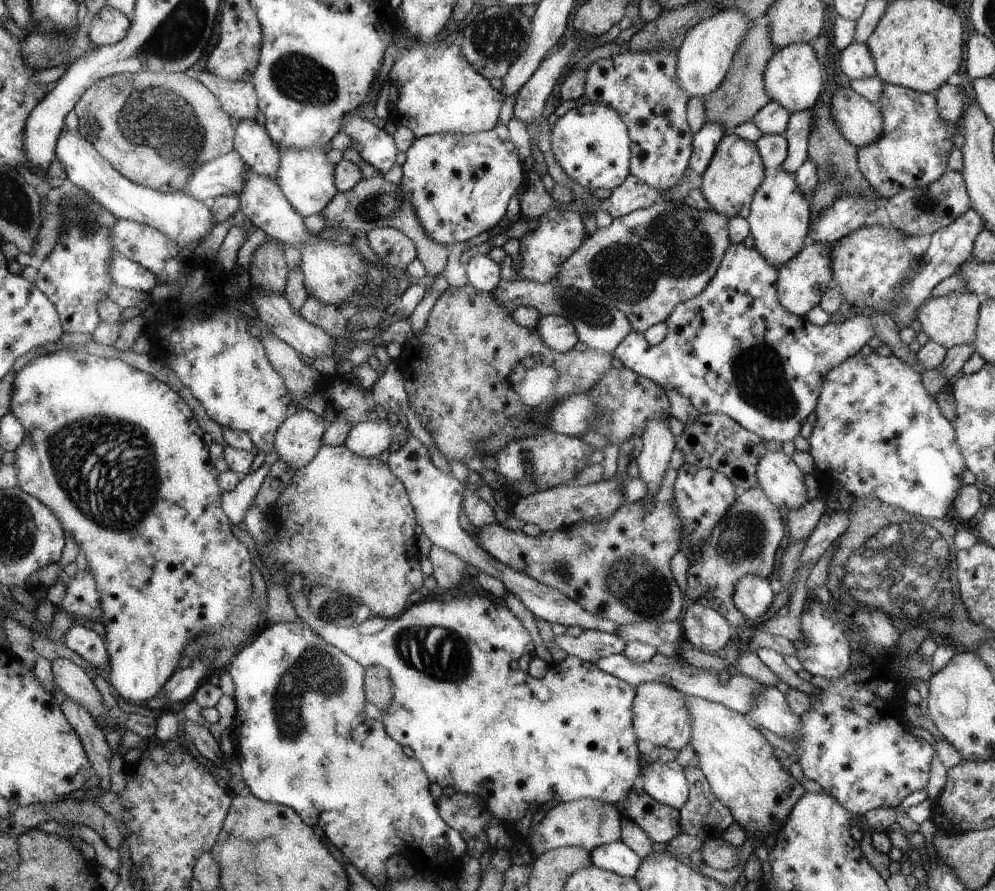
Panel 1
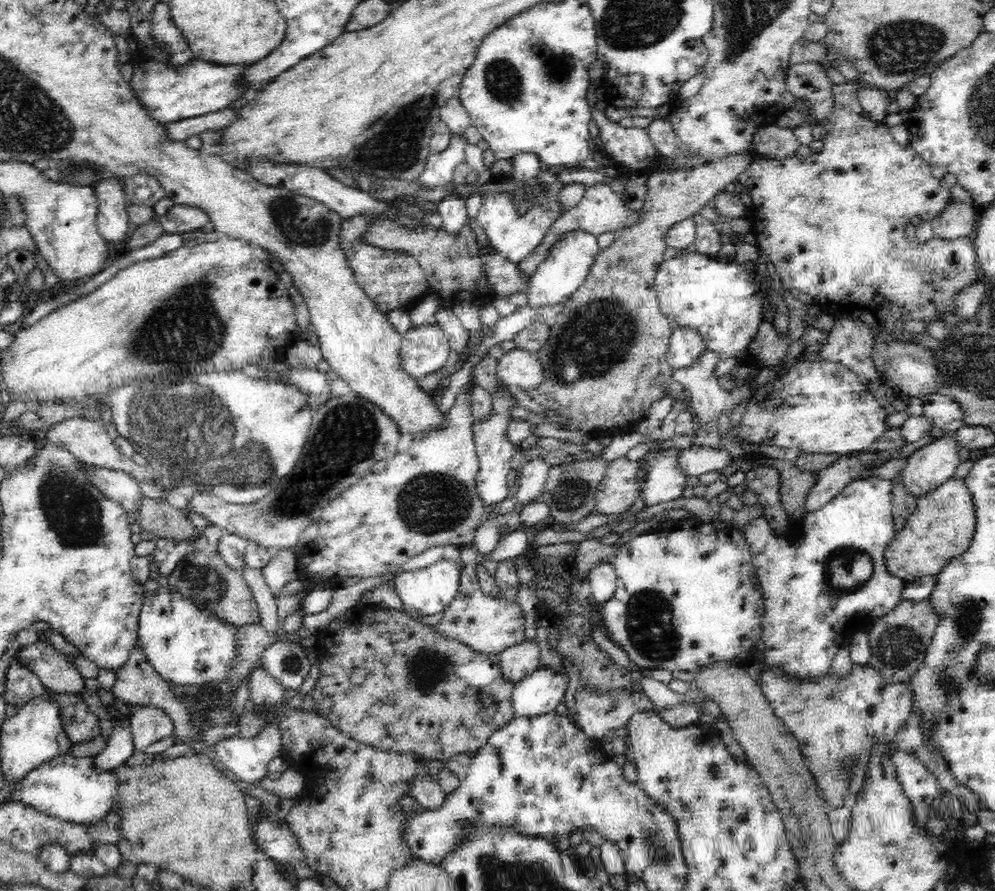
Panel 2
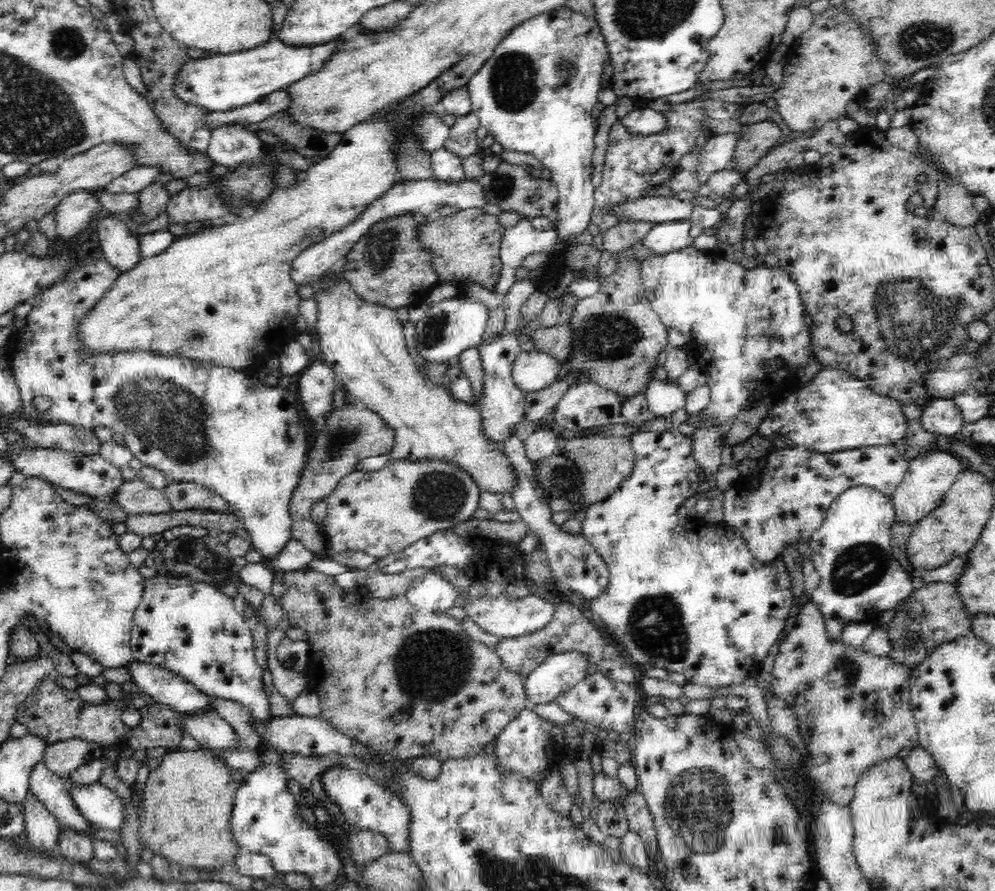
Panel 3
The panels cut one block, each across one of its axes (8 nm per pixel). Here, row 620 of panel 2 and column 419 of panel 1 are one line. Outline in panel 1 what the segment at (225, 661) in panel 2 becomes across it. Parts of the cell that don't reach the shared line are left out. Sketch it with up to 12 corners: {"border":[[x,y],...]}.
{"border":[[495,130],[434,133],[400,186],[452,248],[490,231],[527,187]]}

